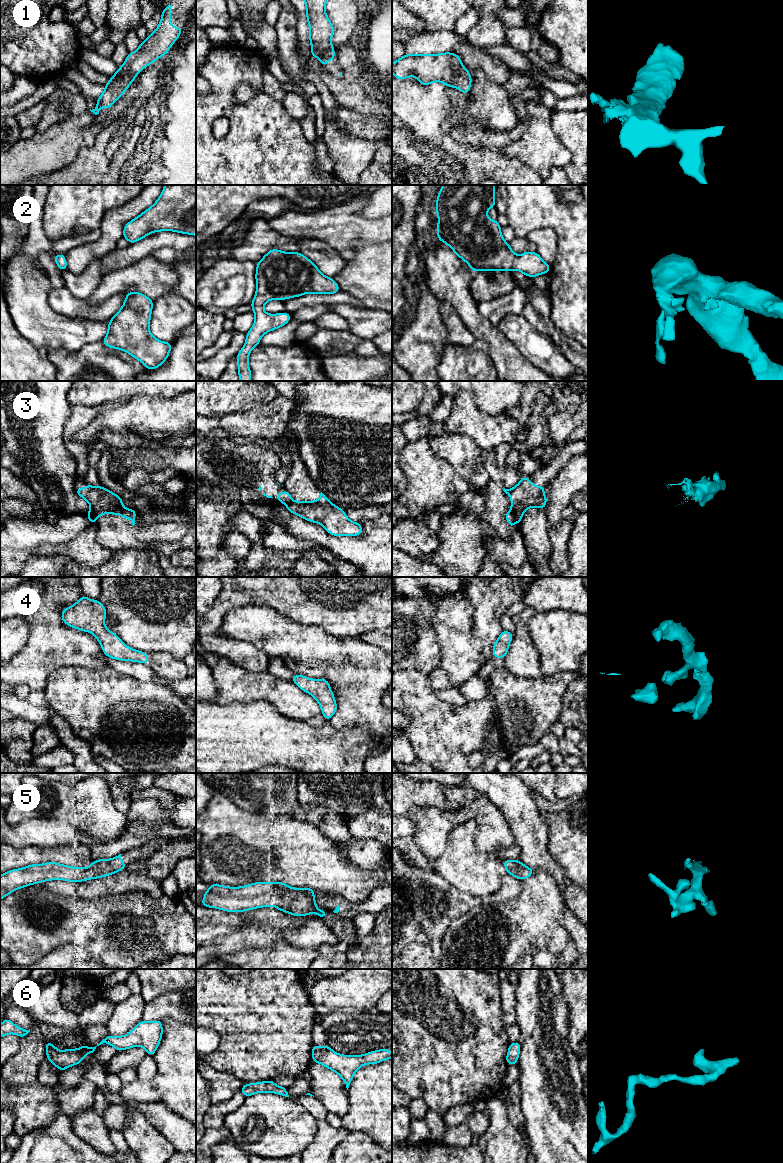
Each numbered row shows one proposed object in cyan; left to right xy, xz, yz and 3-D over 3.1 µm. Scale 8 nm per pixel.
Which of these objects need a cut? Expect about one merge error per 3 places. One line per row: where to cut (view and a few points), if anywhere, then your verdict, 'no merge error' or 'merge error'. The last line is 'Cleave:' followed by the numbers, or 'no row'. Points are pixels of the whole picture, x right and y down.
1: no cut; no merge error
2: no cut; no merge error
3: cut in yz along (510, 510), (516, 523); merge error
4: no cut; no merge error
5: no cut; no merge error
6: no cut; no merge error
Cleave: 3

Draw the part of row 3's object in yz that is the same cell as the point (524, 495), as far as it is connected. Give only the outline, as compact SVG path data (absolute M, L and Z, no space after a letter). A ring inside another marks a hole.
M523 476L515 487L503 489L511 497L511 511L515 517L516 524L520 523L523 513L528 508L537 507L544 509L546 507L545 488L546 486L534 486L528 480L528 476Z

